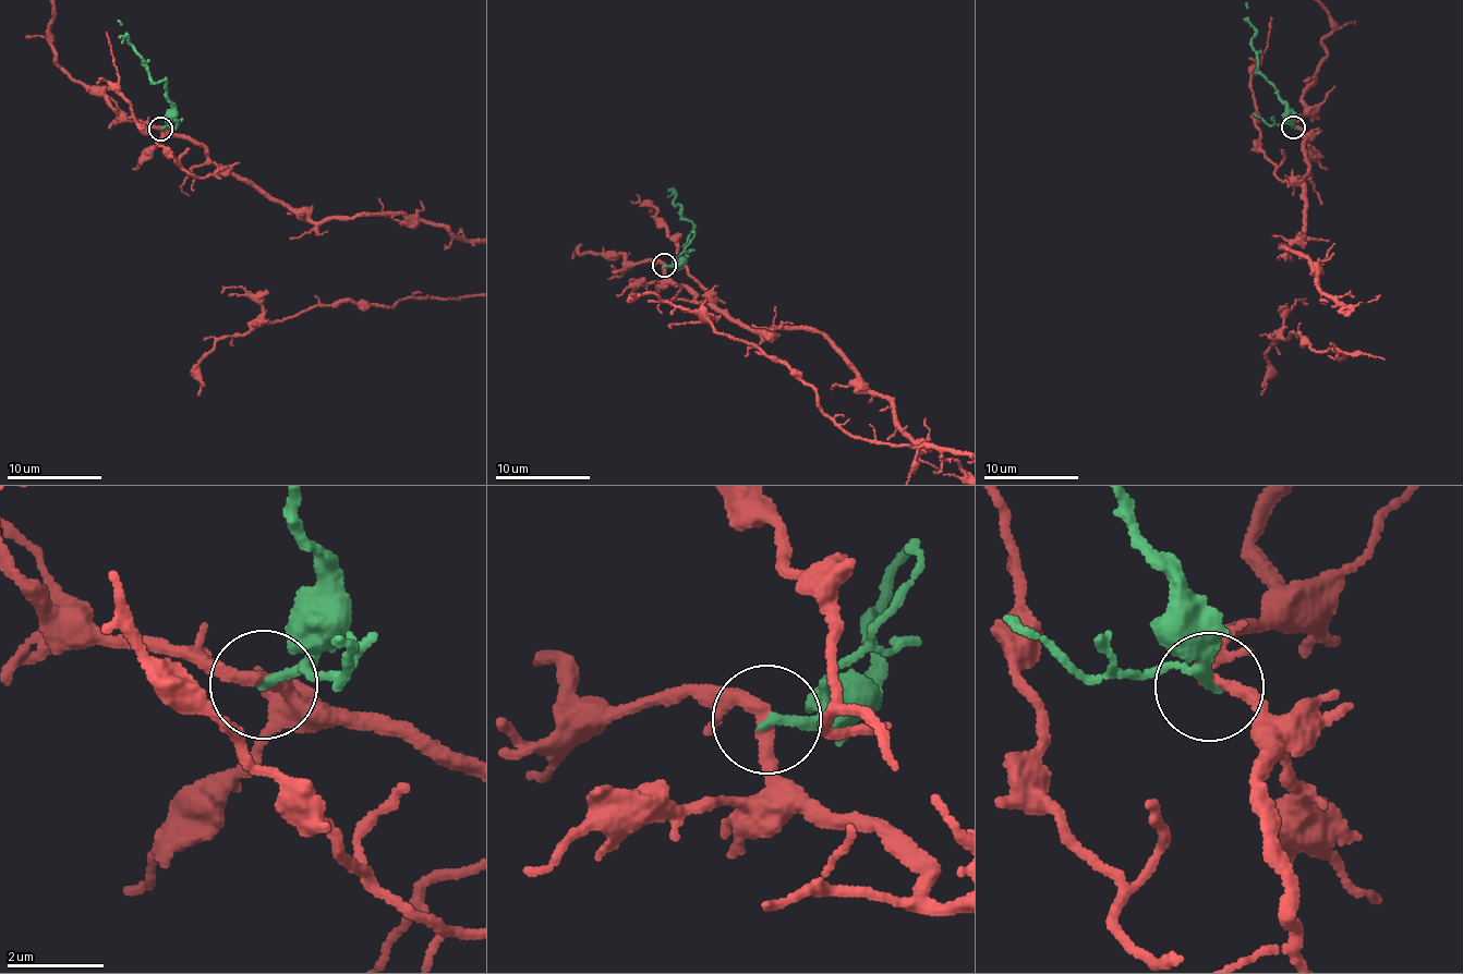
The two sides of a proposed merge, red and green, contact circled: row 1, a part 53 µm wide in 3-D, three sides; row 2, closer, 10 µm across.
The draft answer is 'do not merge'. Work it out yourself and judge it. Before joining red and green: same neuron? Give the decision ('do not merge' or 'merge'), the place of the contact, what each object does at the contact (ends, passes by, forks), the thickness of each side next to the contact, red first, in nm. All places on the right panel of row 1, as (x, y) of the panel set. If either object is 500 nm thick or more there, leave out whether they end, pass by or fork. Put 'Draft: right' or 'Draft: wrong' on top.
Draft: right
do not merge; place (1293, 126); red passes by; green ends; calibres 260 and 180 nm

